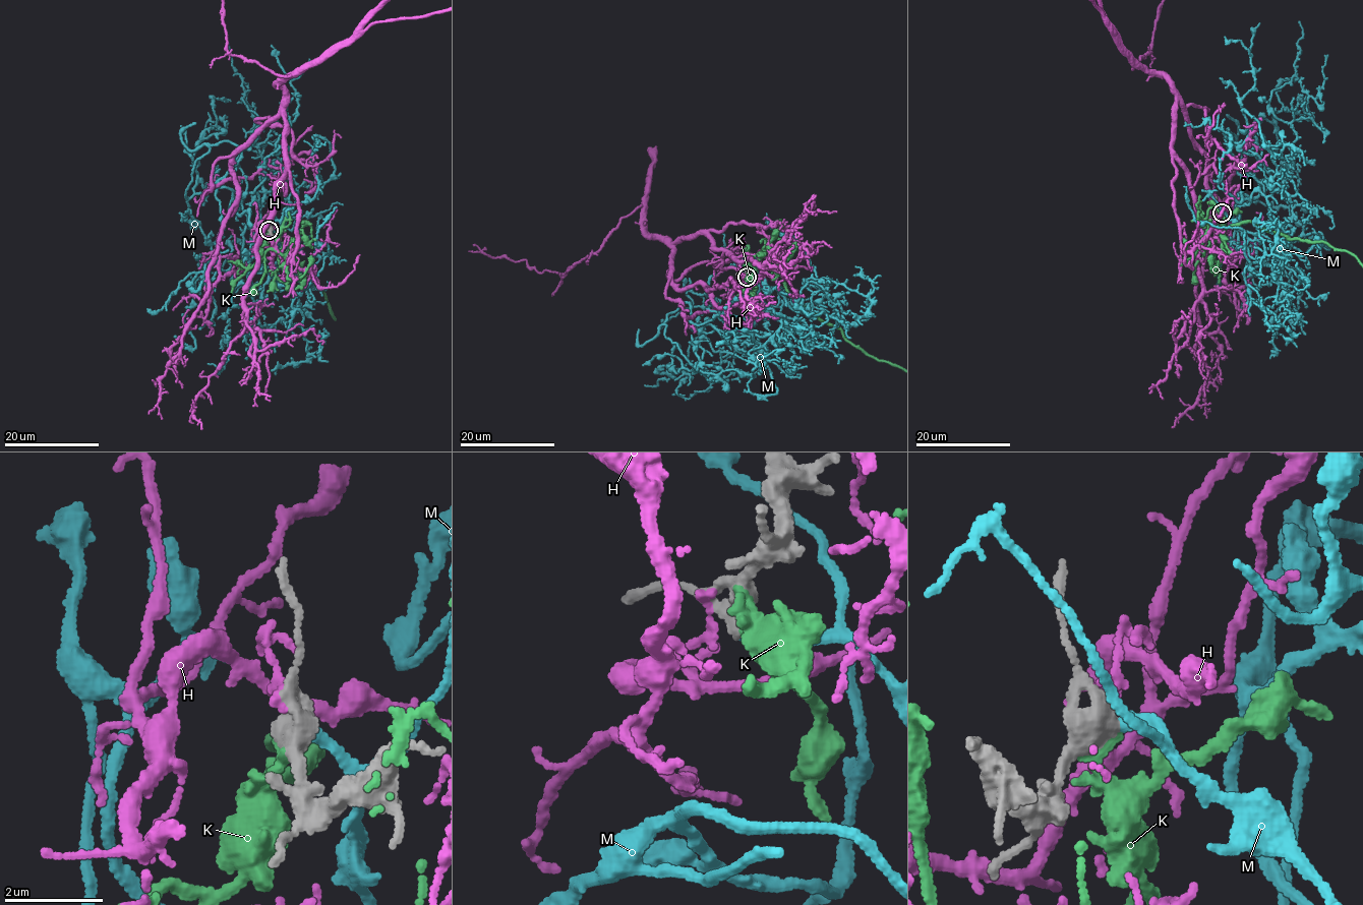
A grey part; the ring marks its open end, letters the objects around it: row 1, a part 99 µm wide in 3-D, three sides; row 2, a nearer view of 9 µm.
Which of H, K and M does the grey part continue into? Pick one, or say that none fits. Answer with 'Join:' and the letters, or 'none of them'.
Join: M

